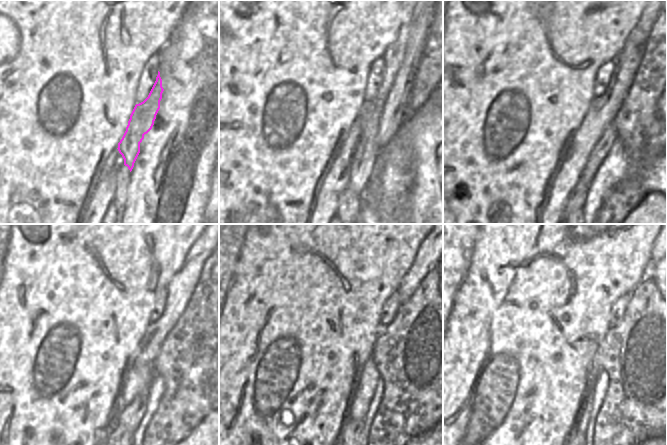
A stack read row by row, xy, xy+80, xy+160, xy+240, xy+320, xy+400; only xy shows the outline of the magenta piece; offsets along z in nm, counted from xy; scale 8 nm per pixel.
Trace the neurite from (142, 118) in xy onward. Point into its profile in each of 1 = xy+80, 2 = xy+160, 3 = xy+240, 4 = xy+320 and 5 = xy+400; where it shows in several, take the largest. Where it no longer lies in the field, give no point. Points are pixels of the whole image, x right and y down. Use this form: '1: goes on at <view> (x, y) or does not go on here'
1: goes on at xy+80 (369, 116)
2: goes on at xy+160 (577, 198)
3: goes on at xy+240 (119, 427)
4: does not go on here
5: does not go on here

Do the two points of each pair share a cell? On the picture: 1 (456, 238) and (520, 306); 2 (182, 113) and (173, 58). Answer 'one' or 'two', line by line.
1: one
2: one

